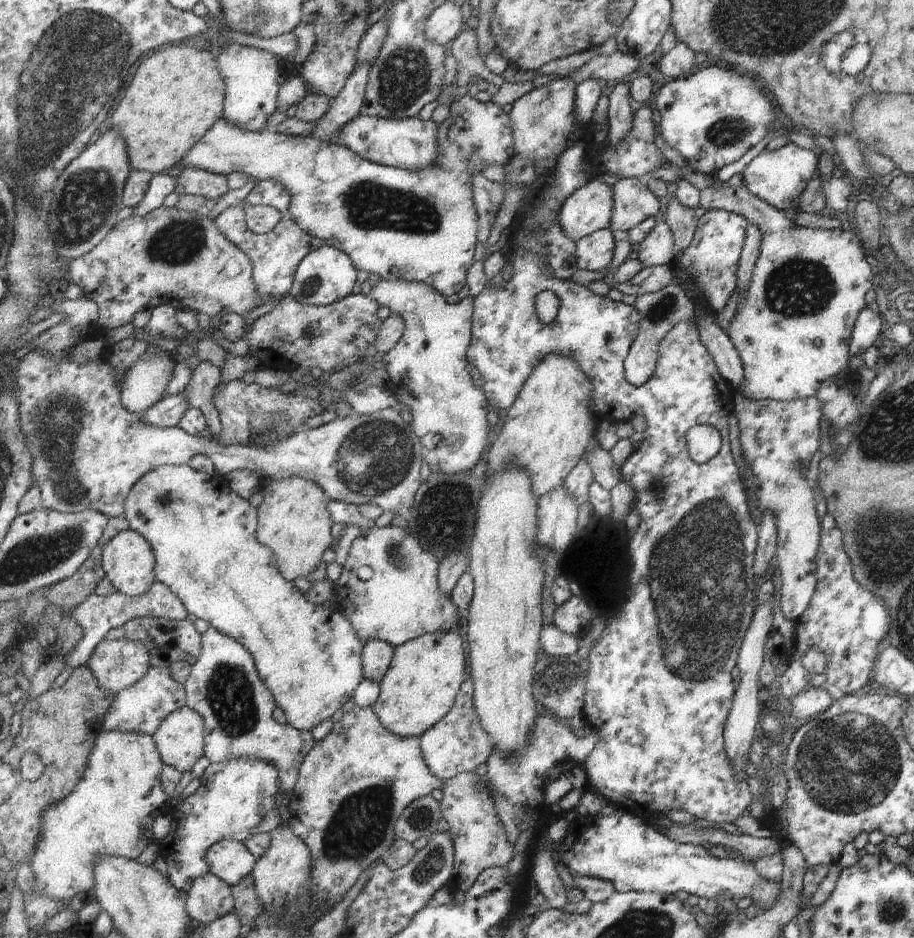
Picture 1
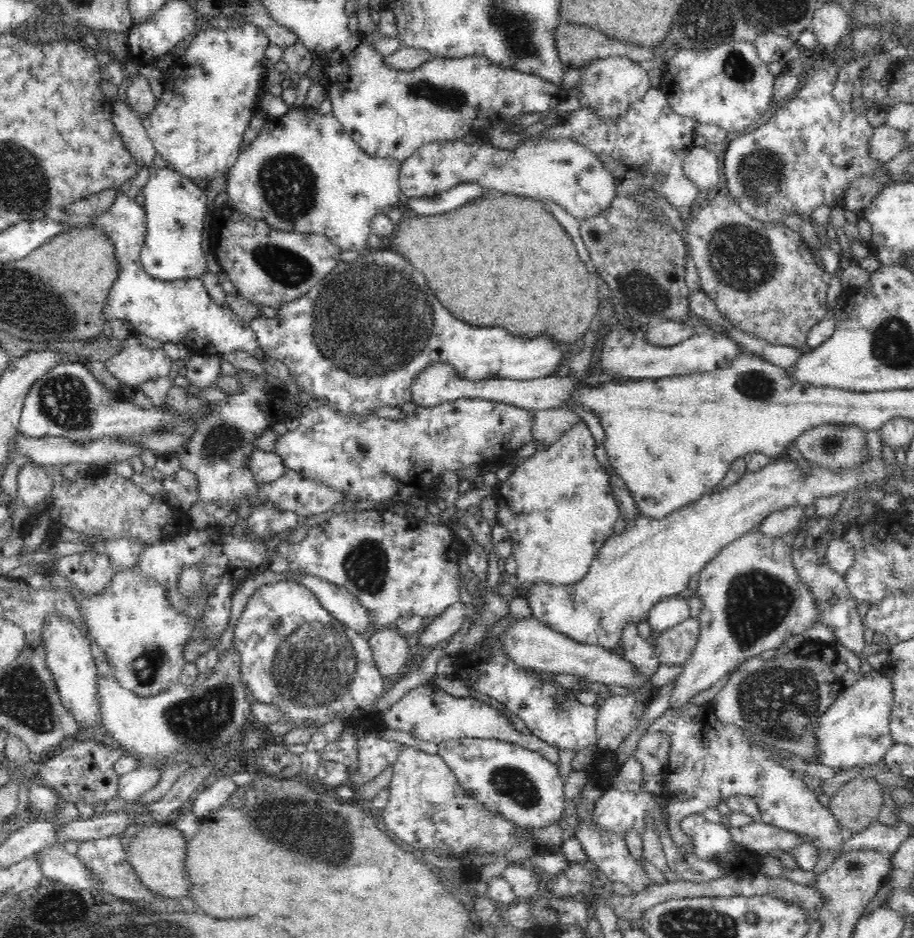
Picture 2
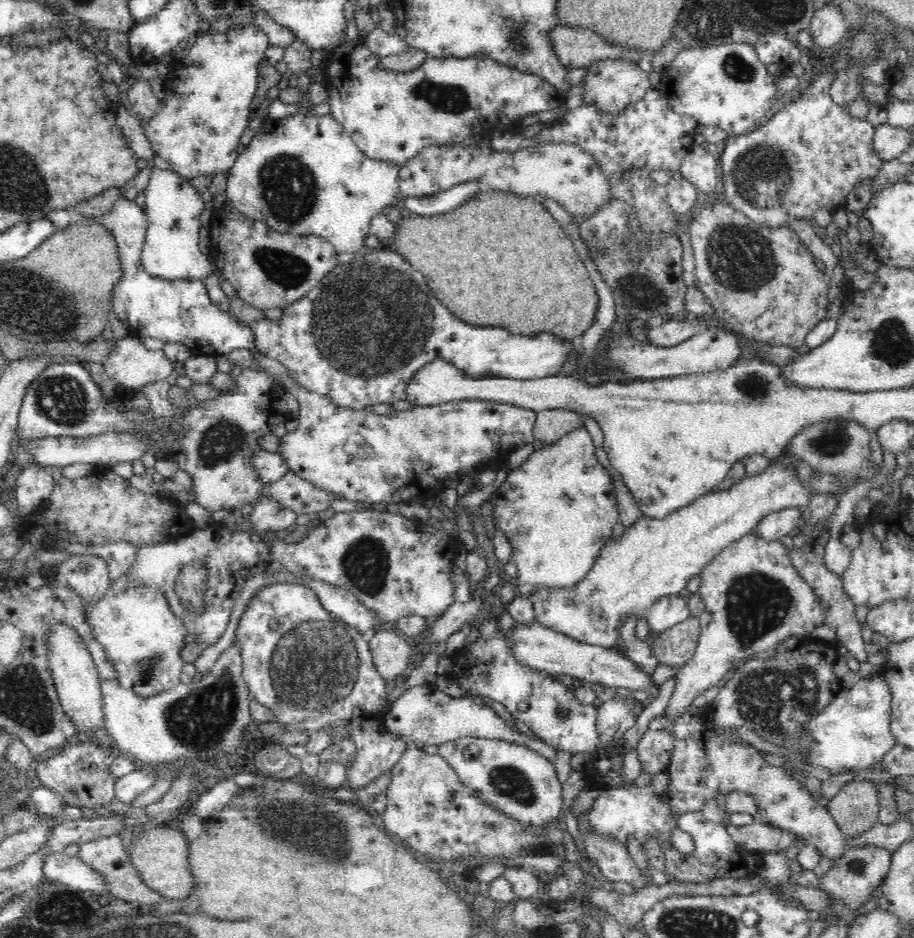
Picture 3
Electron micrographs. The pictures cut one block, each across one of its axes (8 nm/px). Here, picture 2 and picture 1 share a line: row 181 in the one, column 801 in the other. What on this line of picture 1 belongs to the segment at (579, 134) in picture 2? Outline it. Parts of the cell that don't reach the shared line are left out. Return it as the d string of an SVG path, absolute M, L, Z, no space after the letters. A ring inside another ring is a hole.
M826 512L820 523L815 589L807 607L794 621L795 652L787 660L776 691L783 699L792 698L805 688L818 687L835 701L869 684L872 664L876 660L875 648L888 634L887 608L881 600L855 583L851 564L842 547L841 534ZM810 649L816 649L827 659L827 670L819 675L808 674L800 664L800 659Z

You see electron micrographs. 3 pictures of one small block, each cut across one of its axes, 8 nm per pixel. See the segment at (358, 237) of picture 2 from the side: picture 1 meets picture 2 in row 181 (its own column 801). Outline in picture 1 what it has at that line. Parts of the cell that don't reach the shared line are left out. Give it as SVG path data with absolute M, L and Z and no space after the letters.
M727 183L719 188L699 190L694 205L723 209L744 217L762 232L758 255L753 265L749 288L727 328L727 336L737 351L743 368L743 388L736 394L746 399L791 402L815 396L819 384L826 378L847 369L848 342L855 318L863 308L863 296L873 287L873 272L865 261L866 246L854 230L811 229L795 225L779 209L755 198L743 186L732 188Z

